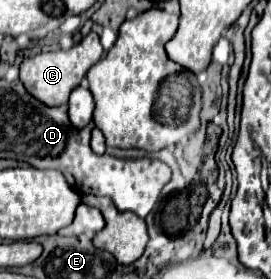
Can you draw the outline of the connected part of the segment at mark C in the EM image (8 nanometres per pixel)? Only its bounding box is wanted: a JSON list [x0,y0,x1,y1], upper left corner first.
[19,32,103,104]

